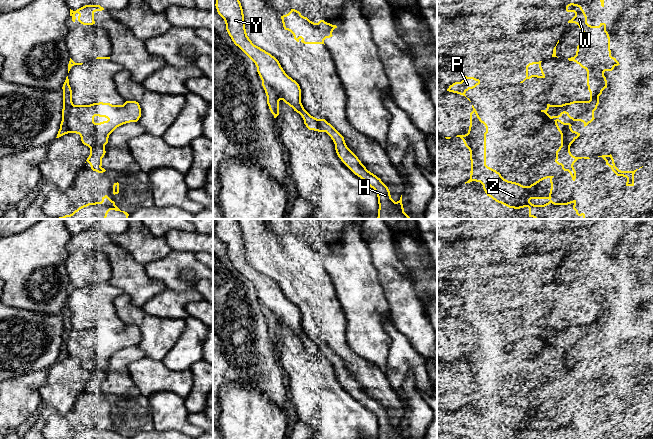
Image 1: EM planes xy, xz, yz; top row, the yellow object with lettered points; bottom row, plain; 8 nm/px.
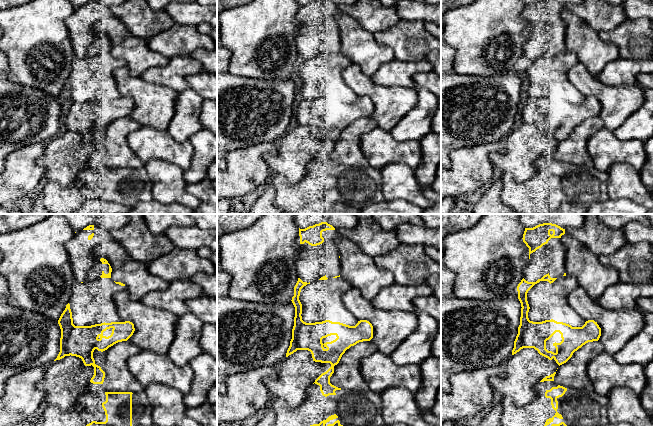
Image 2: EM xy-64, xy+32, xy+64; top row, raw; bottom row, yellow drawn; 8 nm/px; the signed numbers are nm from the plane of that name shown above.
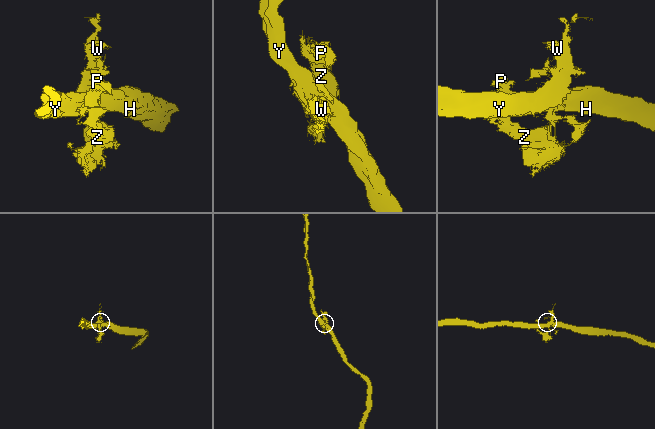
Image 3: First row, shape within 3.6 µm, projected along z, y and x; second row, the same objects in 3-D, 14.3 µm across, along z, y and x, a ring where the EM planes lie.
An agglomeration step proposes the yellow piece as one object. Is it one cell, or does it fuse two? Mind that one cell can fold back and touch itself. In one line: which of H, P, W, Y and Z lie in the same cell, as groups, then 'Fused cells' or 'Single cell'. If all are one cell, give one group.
Groups: H W Y / P Z. Fused cells

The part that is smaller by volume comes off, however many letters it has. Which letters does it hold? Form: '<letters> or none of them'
P, Z

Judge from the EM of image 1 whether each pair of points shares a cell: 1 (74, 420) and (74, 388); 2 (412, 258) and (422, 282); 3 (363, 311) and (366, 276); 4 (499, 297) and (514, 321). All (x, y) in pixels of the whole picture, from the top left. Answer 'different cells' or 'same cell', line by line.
1: different cells
2: same cell
3: same cell
4: different cells

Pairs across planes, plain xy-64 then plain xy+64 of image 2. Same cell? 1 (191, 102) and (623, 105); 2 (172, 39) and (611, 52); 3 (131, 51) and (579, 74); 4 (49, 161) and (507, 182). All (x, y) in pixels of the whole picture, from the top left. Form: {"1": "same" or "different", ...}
{"1": "different", "2": "different", "3": "different", "4": "different"}

